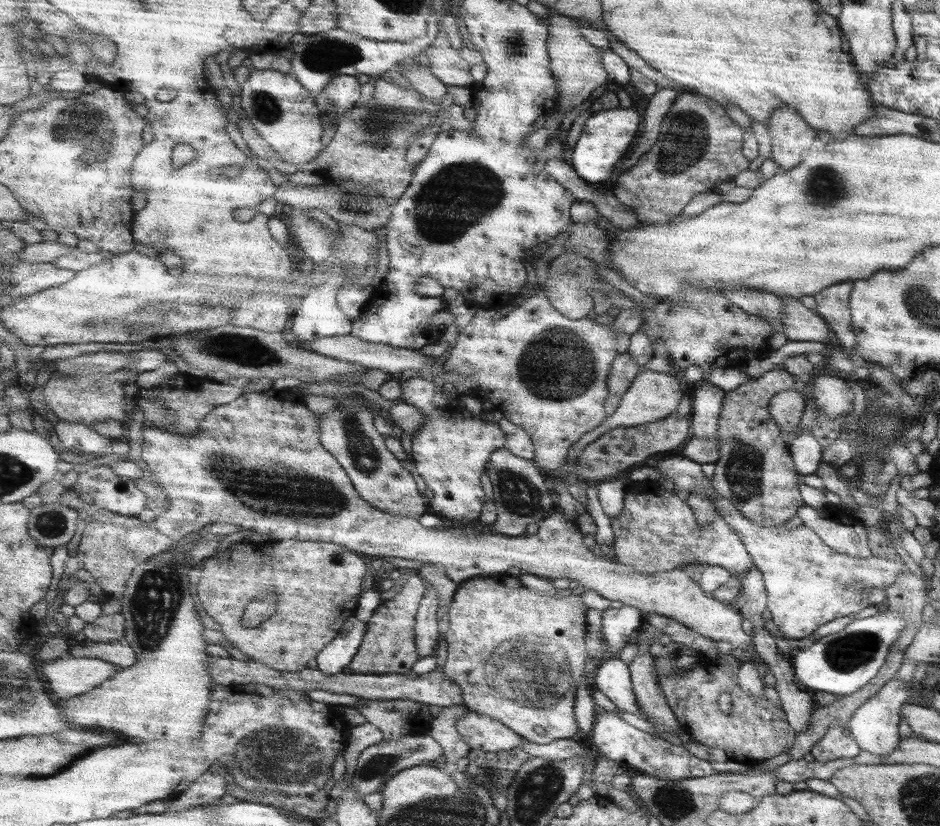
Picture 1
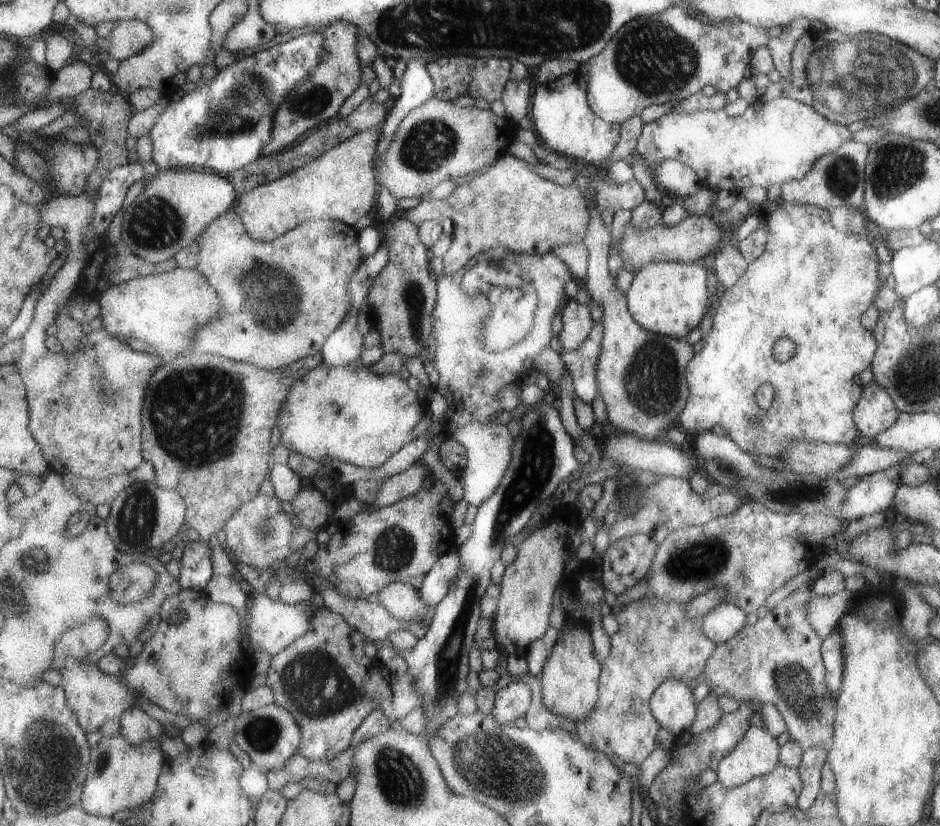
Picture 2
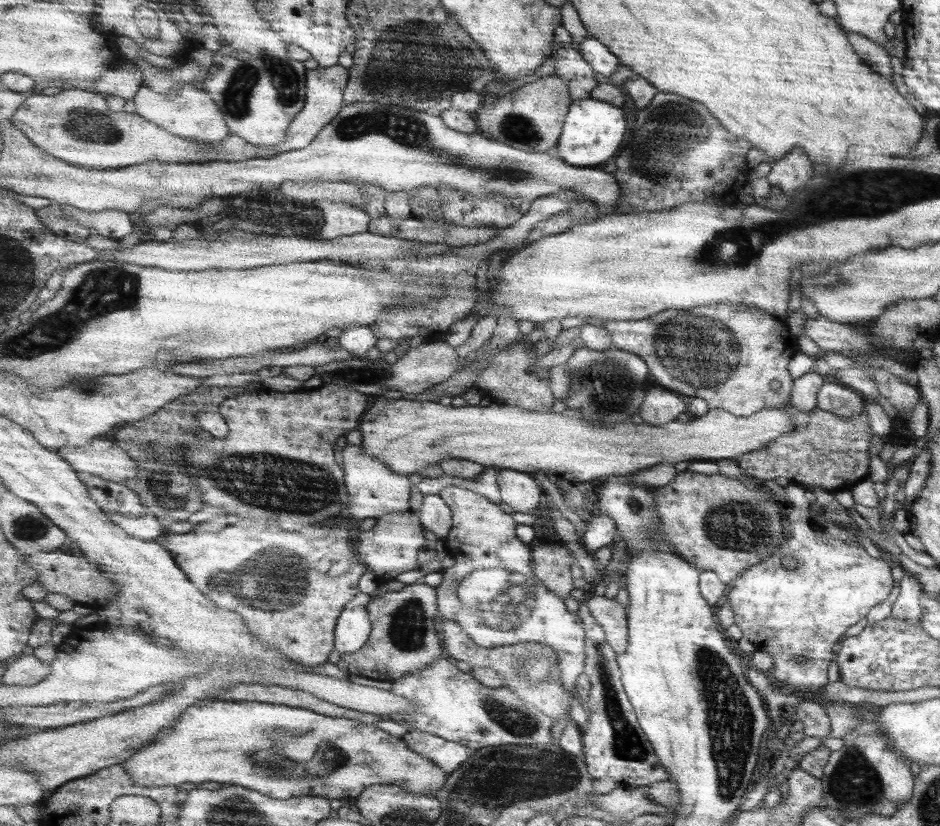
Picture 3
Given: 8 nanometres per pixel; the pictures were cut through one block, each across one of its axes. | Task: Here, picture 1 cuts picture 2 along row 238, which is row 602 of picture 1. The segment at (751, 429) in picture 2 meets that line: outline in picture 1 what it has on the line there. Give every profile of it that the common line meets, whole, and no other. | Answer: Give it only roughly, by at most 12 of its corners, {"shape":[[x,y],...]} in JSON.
{"shape":[[673,454],[655,466],[677,494],[711,496],[763,574],[767,612],[791,640],[871,606],[901,558],[849,558],[805,526],[745,520]]}

